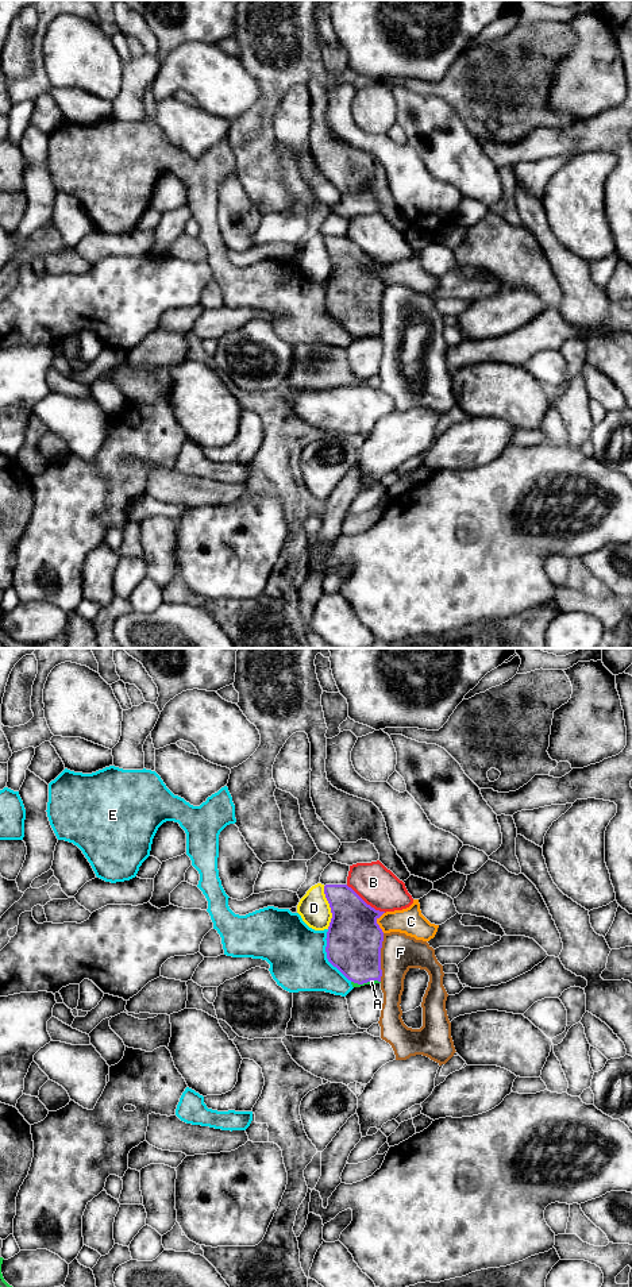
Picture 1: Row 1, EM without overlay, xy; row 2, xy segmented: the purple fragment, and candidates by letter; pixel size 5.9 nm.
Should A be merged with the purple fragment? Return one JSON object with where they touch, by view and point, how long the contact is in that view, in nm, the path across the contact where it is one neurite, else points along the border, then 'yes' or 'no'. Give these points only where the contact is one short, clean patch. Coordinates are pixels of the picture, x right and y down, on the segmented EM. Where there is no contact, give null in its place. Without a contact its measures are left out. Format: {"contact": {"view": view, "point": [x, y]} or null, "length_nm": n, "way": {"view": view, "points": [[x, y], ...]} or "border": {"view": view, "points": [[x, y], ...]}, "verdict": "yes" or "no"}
{"contact": {"view": "xy", "point": [366, 982]}, "length_nm": 180, "way": {"view": "xy", "points": [[354, 943], [366, 982], [372, 982]]}, "verdict": "yes"}

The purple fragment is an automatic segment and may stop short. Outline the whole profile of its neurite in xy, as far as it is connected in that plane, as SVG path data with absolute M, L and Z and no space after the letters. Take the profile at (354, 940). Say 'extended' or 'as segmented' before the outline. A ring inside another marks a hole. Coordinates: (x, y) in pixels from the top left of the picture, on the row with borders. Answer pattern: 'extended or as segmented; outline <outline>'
extended; outline M325 885L332 918L327 932L327 959L352 984L381 983L384 932L377 920L385 913L367 905L347 885Z

